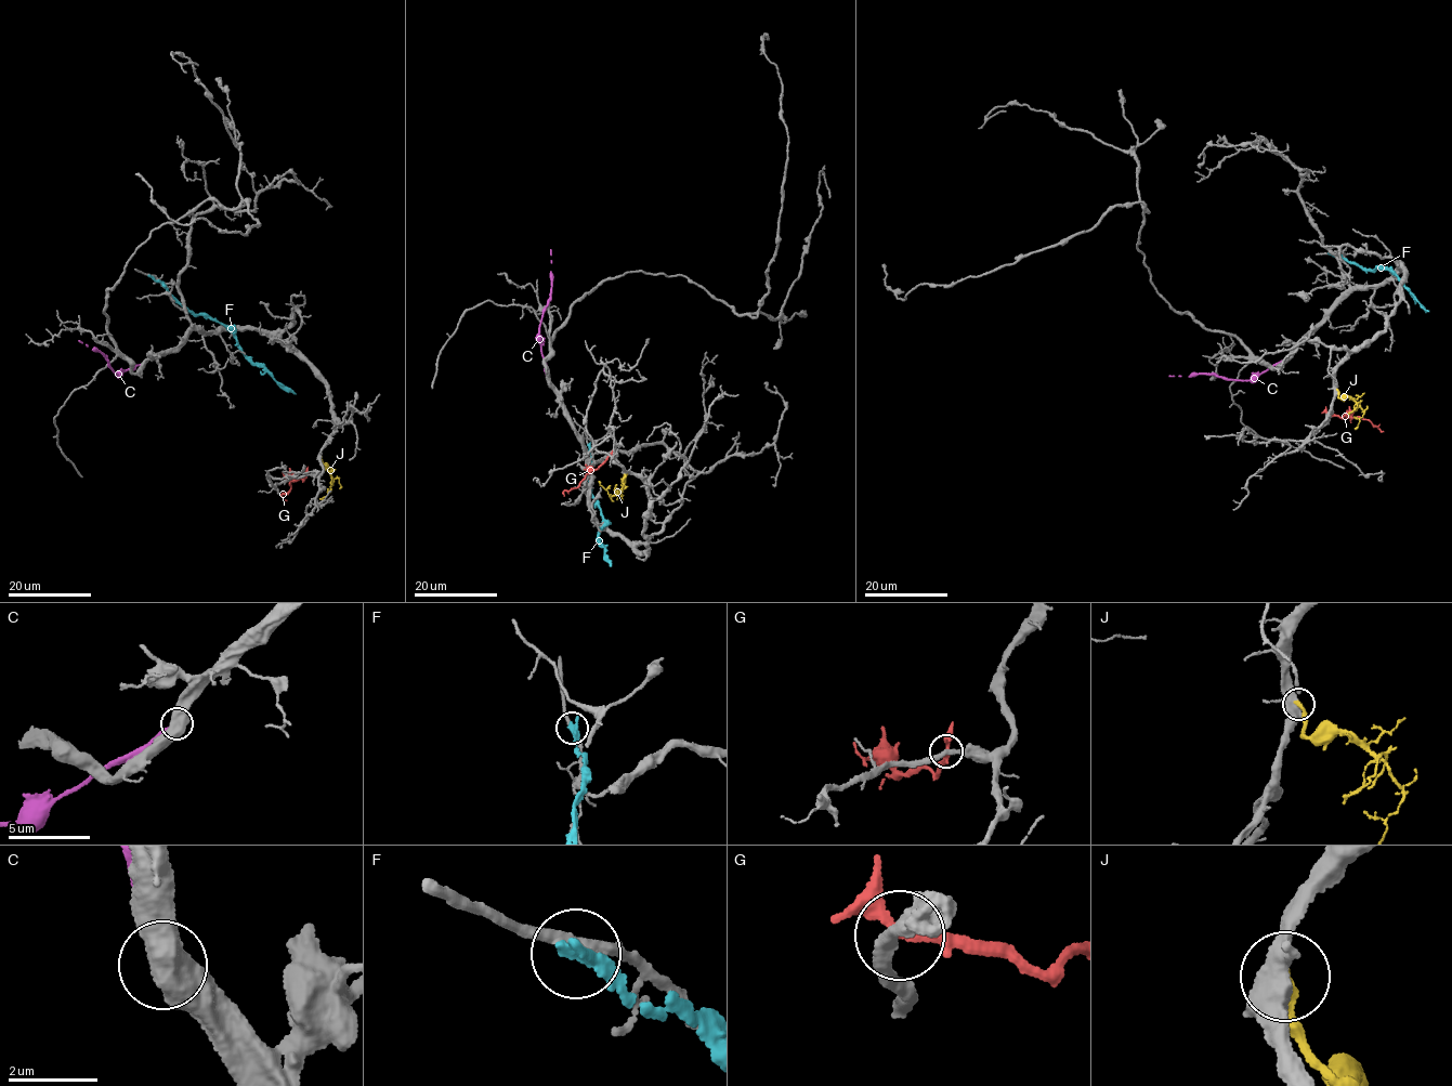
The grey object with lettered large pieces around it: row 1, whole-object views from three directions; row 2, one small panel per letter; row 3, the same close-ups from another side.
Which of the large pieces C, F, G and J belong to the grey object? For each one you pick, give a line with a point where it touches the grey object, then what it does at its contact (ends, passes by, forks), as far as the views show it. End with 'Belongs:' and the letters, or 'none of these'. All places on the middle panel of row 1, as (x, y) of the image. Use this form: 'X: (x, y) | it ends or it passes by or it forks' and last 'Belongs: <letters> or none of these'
J: (626, 474) | it ends
Belongs: J

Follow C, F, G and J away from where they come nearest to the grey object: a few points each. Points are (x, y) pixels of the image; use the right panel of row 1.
C: (1291, 354), (1248, 380), (1228, 380), (1213, 374), (1169, 376)
F: (1331, 253), (1368, 270), (1388, 267), (1428, 311)
G: (1328, 414), (1368, 419), (1383, 431)
J: (1336, 390), (1338, 397), (1349, 396), (1362, 410), (1355, 429)

